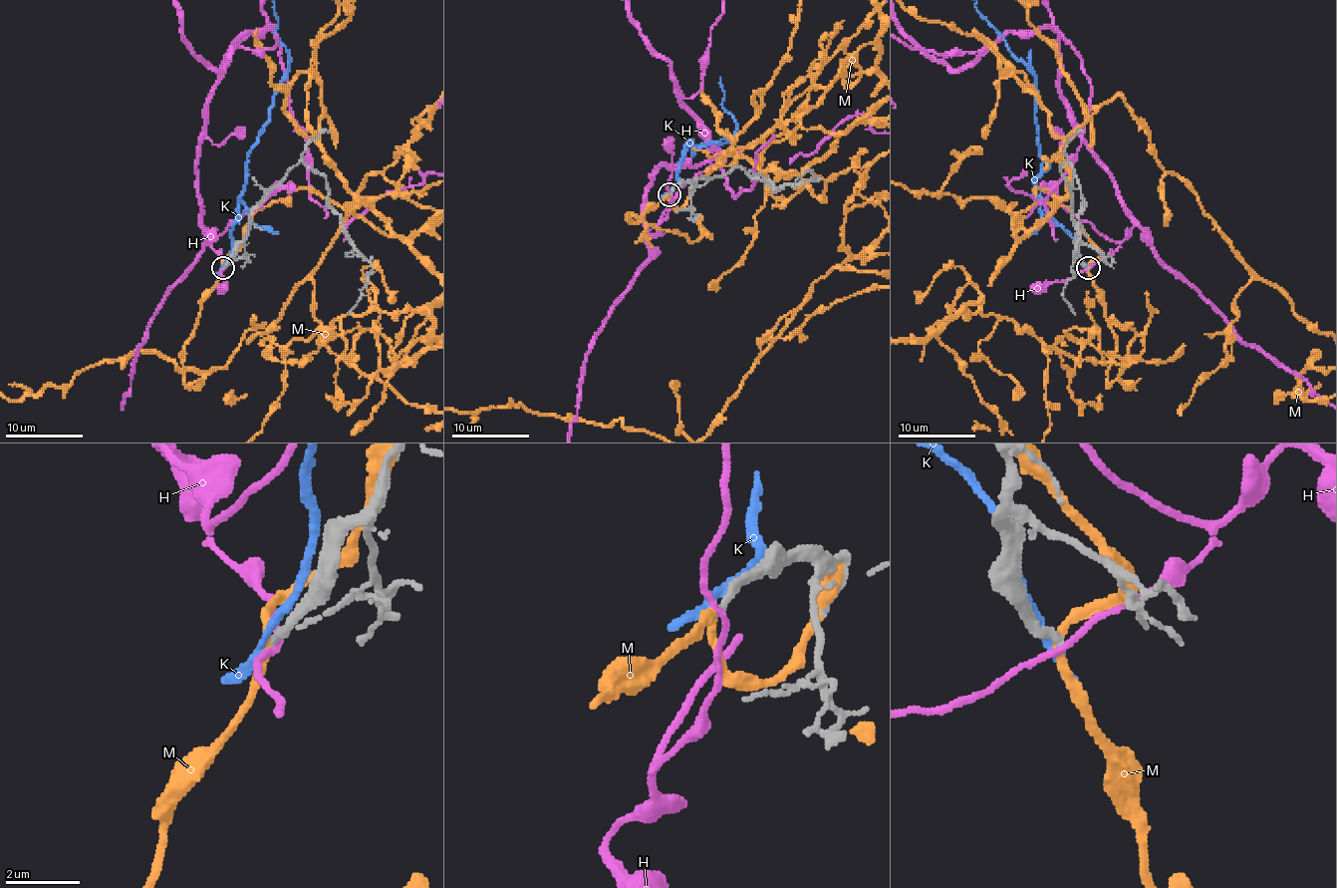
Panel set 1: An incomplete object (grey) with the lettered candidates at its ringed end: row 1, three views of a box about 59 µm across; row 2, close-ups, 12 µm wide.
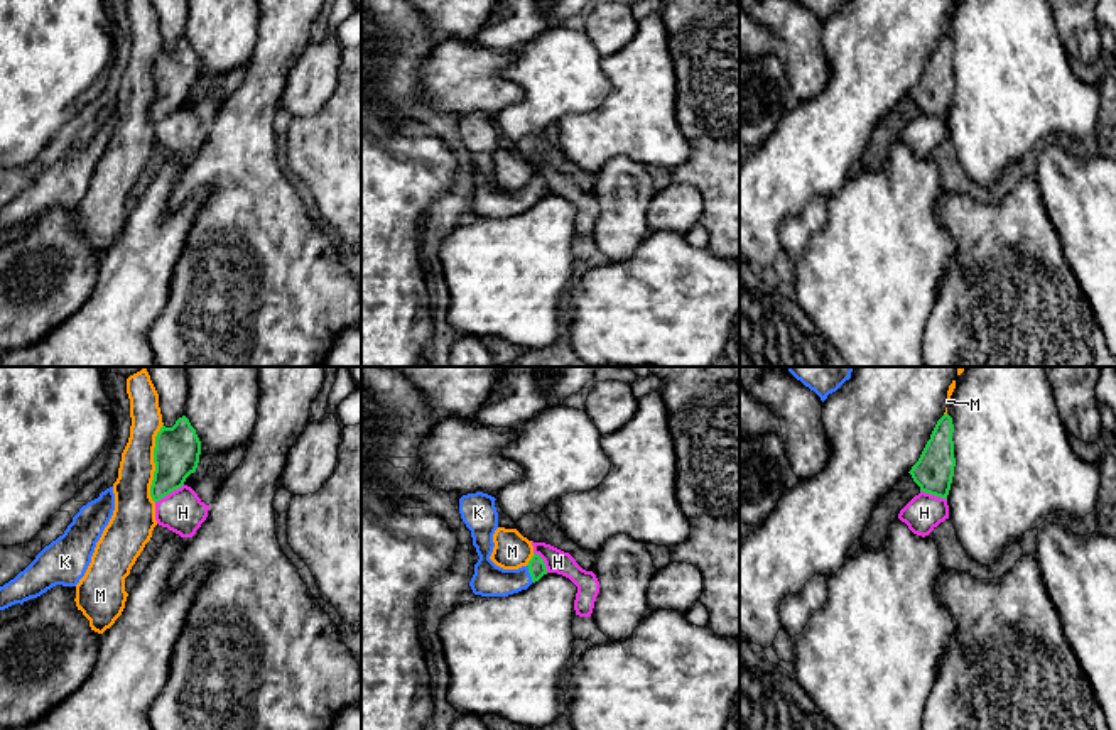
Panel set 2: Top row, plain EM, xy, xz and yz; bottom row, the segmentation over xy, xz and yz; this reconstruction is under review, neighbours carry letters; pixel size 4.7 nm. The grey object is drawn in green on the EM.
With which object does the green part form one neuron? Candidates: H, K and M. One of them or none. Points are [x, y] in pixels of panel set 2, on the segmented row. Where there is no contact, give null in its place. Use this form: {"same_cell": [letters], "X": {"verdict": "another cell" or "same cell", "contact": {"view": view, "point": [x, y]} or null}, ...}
{"same_cell": ["K"], "H": {"verdict": "another cell", "contact": {"view": "xy", "point": [169, 492]}}, "K": {"verdict": "same cell", "contact": {"view": "xz", "point": [529, 572]}}, "M": {"verdict": "another cell", "contact": {"view": "xy", "point": [154, 462]}}}

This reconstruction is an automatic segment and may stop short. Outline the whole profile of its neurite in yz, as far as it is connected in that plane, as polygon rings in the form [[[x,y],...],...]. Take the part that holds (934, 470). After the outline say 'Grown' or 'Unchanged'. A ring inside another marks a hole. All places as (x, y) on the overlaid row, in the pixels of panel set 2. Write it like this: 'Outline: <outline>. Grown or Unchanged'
Outline: [[[944,414],[927,441],[918,461],[908,471],[920,492],[947,500],[954,477],[954,424],[949,414]]]. Unchanged

